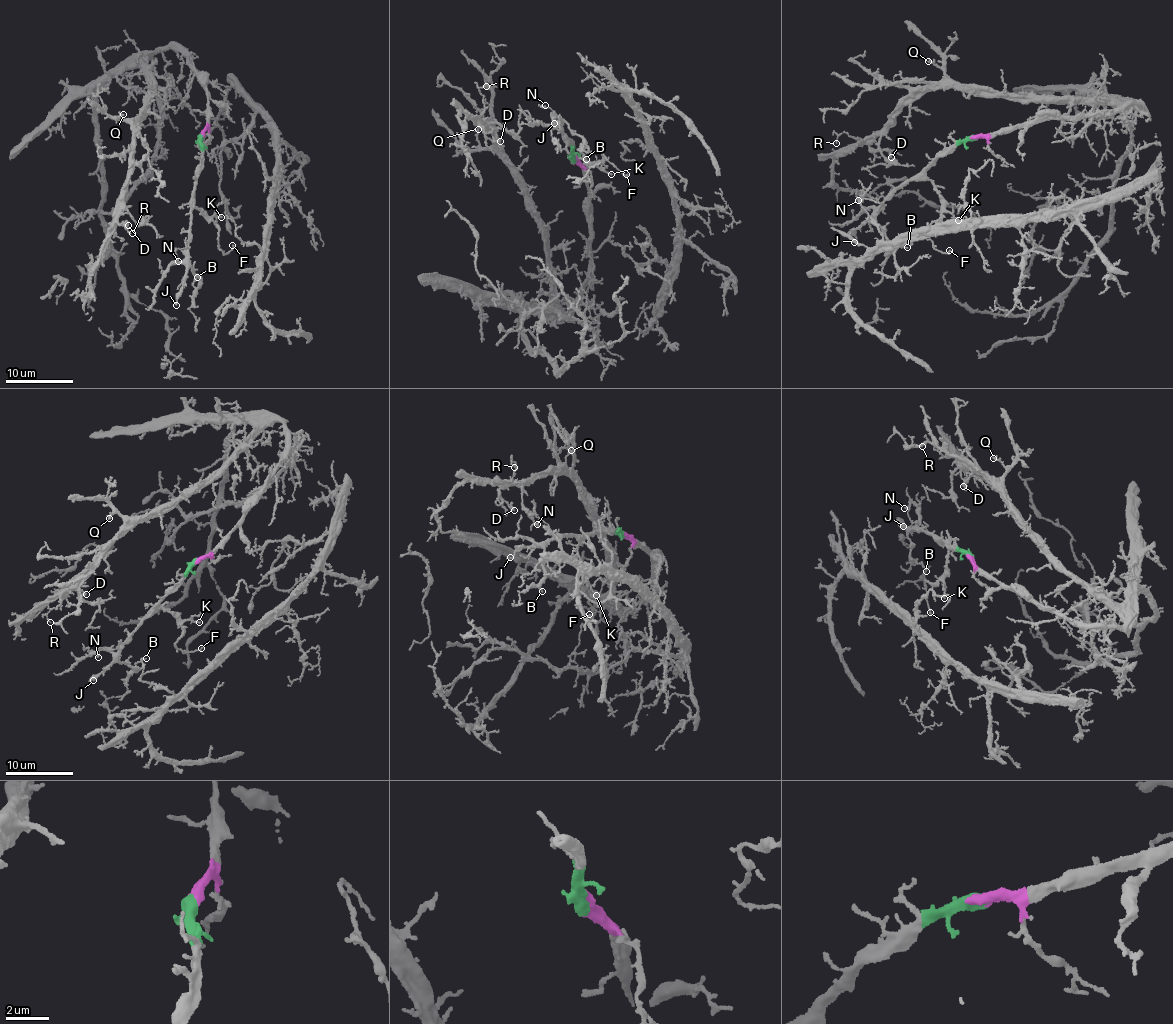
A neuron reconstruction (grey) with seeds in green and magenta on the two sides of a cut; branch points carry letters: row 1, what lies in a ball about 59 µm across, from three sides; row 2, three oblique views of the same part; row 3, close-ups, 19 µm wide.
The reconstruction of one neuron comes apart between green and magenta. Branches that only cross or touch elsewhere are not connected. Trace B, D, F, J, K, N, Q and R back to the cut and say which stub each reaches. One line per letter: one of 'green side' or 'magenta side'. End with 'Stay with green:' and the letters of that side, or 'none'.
B: green side
D: magenta side
F: green side
J: green side
K: green side
N: green side
Q: magenta side
R: magenta side
Stay with green: B, F, J, K, N

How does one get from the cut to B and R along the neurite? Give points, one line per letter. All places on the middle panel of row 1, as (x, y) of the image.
B: (575, 159), (574, 146), (567, 141), (558, 122), (564, 122), (581, 137), (582, 156), (587, 159)
R: (575, 158), (589, 194), (590, 278), (565, 311), (548, 232), (480, 117), (486, 85)

